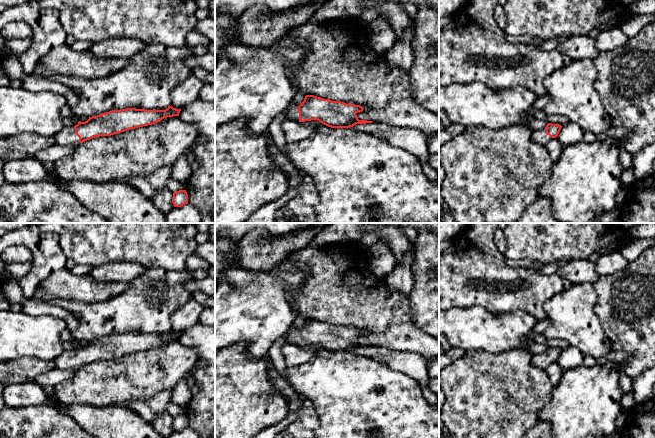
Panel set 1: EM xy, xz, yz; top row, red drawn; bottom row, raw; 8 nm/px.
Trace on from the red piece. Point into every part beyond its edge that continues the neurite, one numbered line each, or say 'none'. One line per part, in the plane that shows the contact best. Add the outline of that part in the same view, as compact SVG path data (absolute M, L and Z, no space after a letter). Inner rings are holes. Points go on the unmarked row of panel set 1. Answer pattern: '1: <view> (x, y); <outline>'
1: xy (66, 360); M64 350L54 361L55 369L67 370L79 368L79 361L75 358L74 350Z

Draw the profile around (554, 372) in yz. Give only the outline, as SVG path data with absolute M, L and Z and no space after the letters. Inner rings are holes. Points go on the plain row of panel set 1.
M557 362L551 363L547 368L546 368L546 373L549 377L549 380L551 384L556 387L563 375L563 370L560 368L560 366L557 364Z

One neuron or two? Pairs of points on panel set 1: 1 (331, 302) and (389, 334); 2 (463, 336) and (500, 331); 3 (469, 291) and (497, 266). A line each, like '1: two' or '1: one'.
1: one
2: one
3: one

